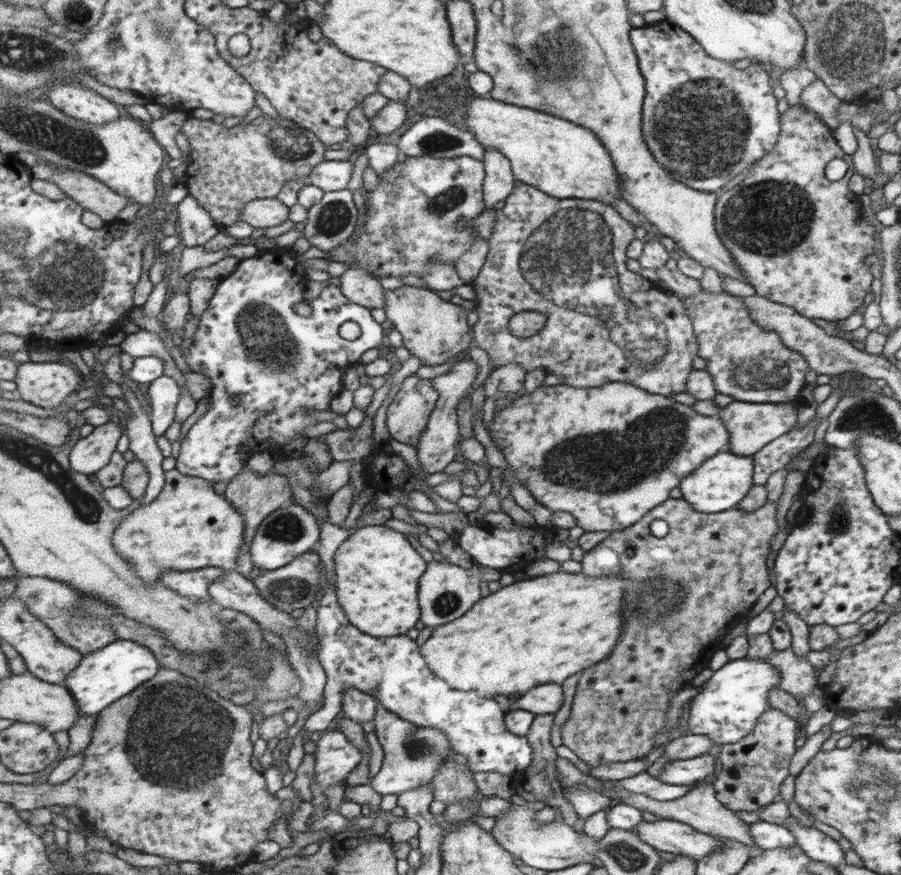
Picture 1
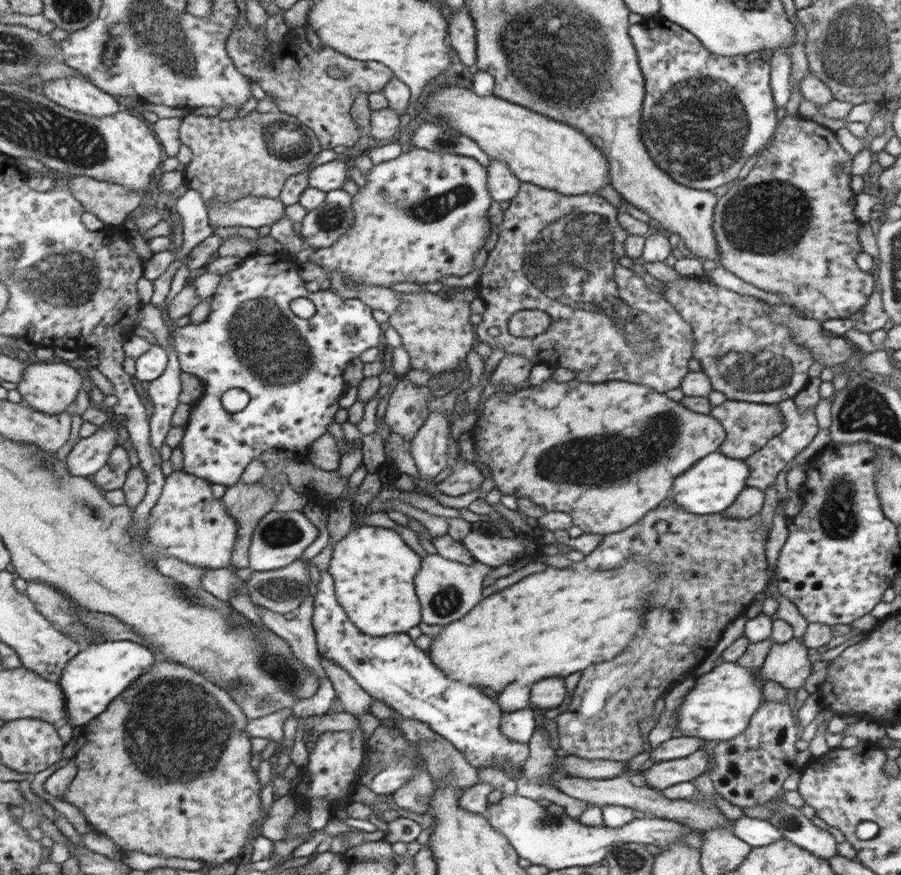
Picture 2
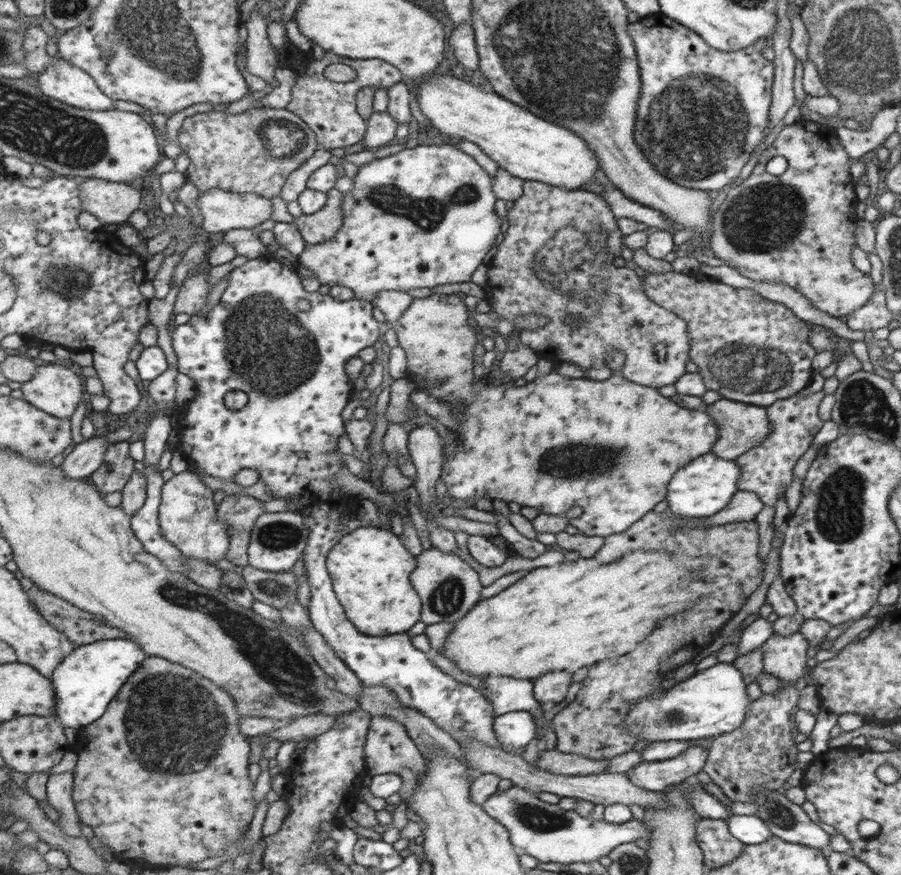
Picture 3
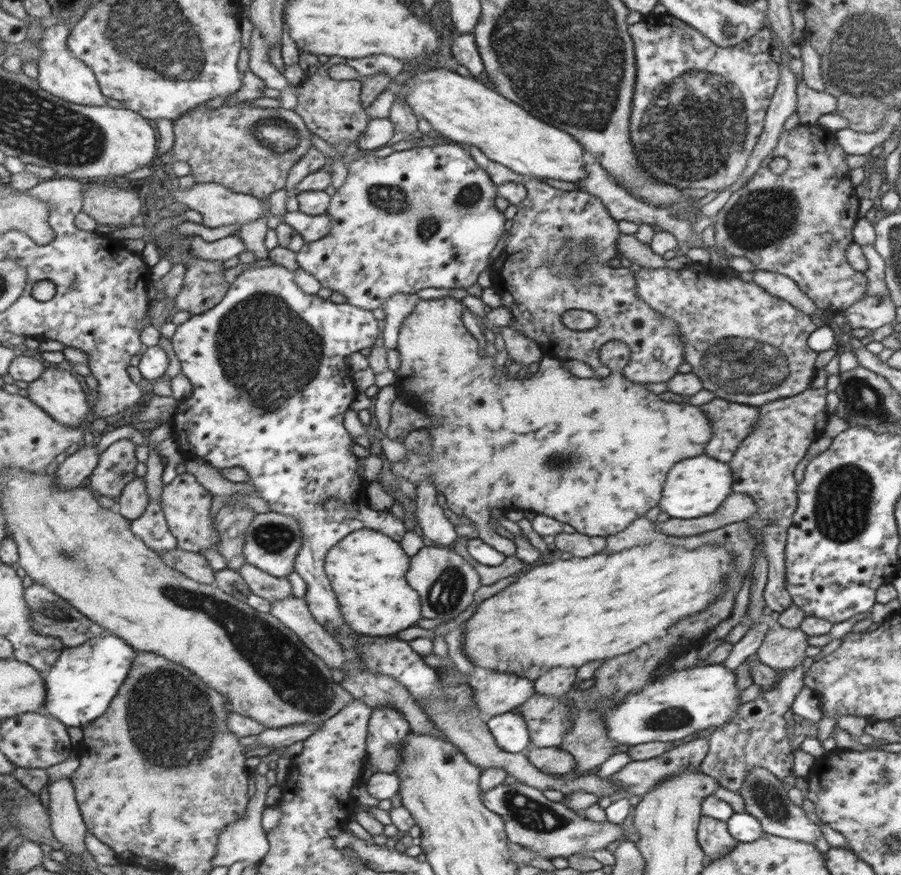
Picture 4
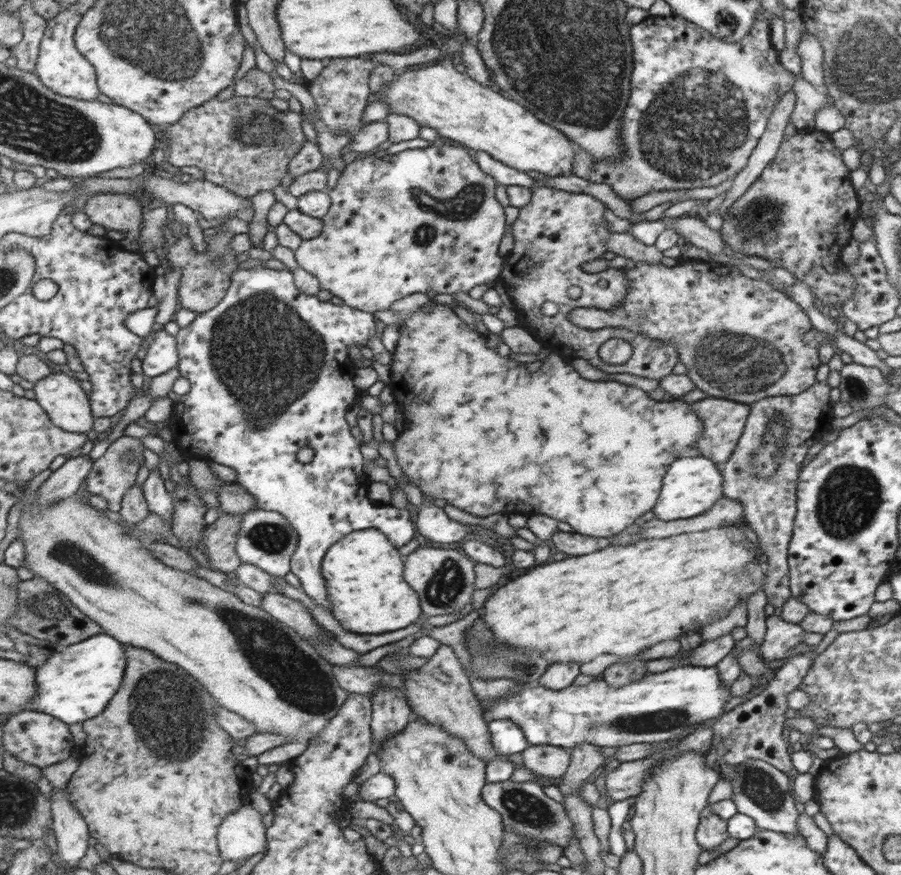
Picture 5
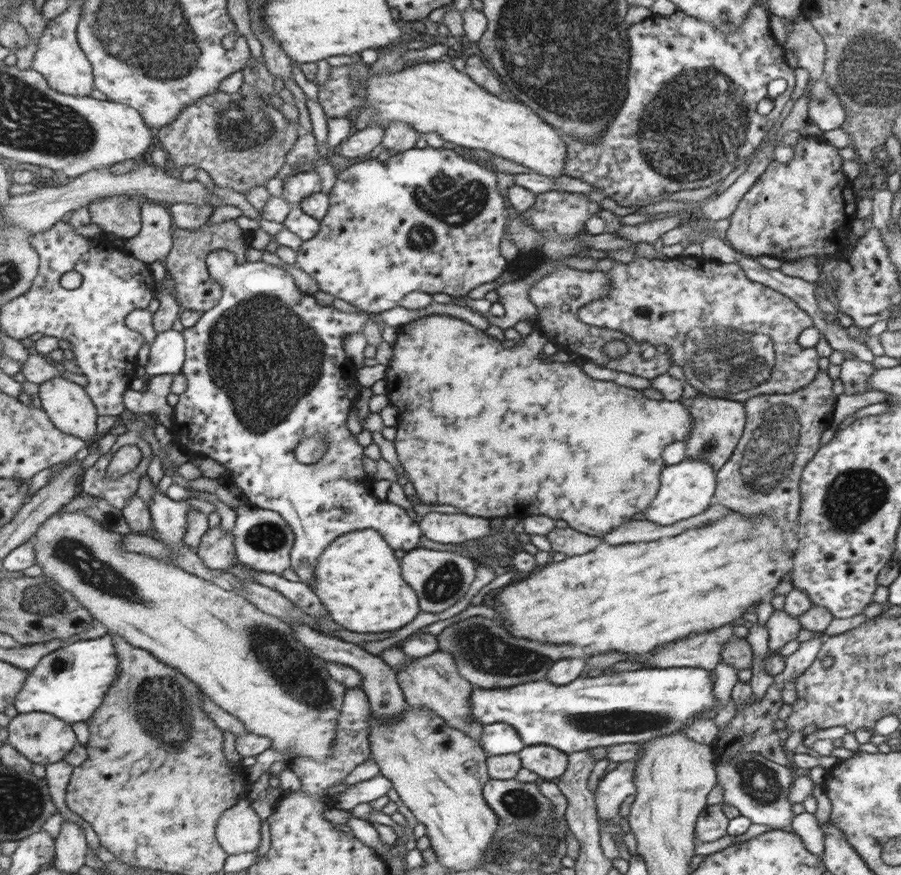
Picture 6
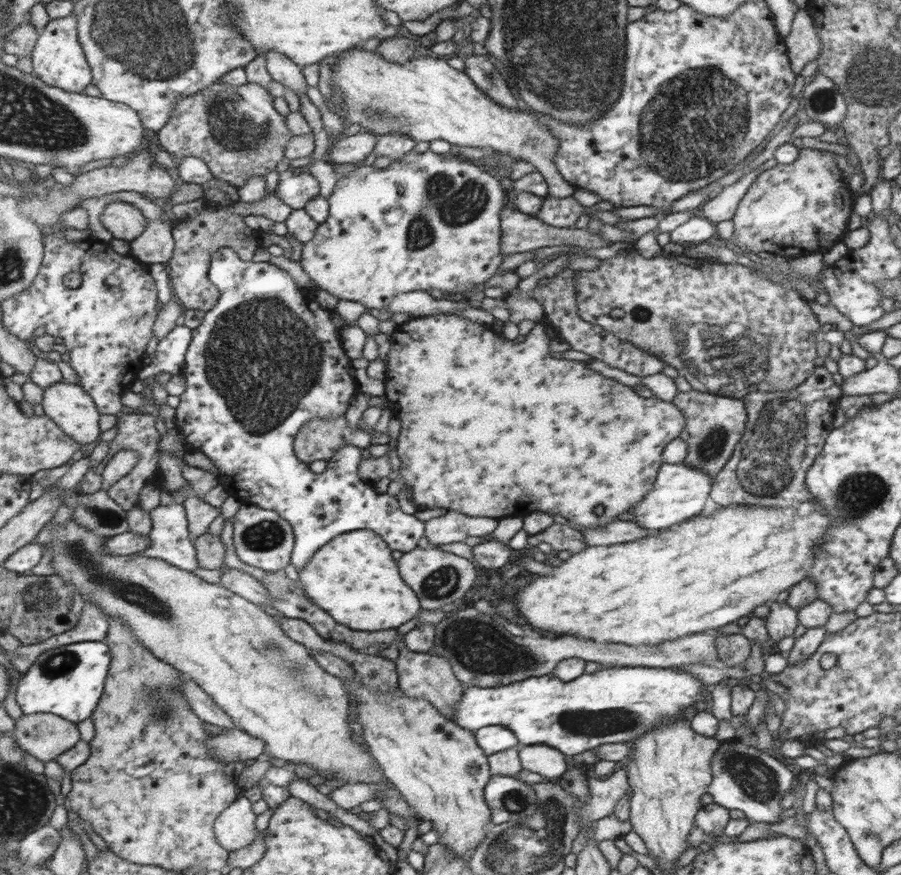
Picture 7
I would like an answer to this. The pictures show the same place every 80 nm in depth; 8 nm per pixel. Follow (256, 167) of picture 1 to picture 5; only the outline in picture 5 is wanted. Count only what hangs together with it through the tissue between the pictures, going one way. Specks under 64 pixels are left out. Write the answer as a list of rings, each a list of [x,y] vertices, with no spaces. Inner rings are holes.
[[[233,95],[230,99],[221,101],[215,97],[201,107],[188,110],[184,119],[166,128],[164,142],[171,151],[168,163],[178,168],[195,166],[206,174],[206,180],[251,200],[257,194],[272,191],[275,186],[281,185],[289,170],[289,162],[295,159],[305,145],[305,132],[301,132],[301,119],[304,119],[304,116],[297,112],[287,112],[287,114],[295,116],[297,124],[295,136],[285,127],[285,123],[289,122],[285,120],[285,112],[273,108],[267,99],[258,100],[253,97]]]

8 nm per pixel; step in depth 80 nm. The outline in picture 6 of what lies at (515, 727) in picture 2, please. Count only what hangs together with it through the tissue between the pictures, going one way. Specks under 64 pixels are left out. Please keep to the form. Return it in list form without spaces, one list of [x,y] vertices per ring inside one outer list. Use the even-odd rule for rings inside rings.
[[[501,723],[482,726],[478,742],[487,756],[517,754],[524,748],[517,732]]]

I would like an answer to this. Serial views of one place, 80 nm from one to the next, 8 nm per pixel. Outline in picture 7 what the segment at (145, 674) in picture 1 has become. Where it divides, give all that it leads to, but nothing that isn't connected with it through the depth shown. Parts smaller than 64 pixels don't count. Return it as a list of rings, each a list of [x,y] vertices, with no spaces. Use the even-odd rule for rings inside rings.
[[[106,641],[76,642],[42,653],[32,668],[21,674],[16,700],[23,714],[51,713],[73,723],[92,718],[104,695],[112,669],[112,652]]]

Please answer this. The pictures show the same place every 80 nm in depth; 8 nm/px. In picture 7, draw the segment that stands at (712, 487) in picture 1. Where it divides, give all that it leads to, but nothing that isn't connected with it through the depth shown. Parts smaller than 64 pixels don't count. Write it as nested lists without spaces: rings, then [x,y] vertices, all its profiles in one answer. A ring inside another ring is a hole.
[[[663,462],[656,472],[655,486],[629,511],[635,518],[631,521],[646,529],[663,529],[675,526],[692,516],[701,513],[707,496],[711,496],[712,477],[701,469],[685,463],[670,464]]]

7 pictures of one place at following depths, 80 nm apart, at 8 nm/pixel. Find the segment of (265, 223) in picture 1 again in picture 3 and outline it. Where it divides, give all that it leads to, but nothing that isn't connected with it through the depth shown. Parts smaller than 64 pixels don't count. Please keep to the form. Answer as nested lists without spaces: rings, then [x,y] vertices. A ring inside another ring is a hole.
[[[211,189],[199,192],[198,205],[204,216],[206,232],[229,232],[237,228],[255,228],[273,218],[273,202],[264,196],[254,193],[236,194],[225,189]]]

